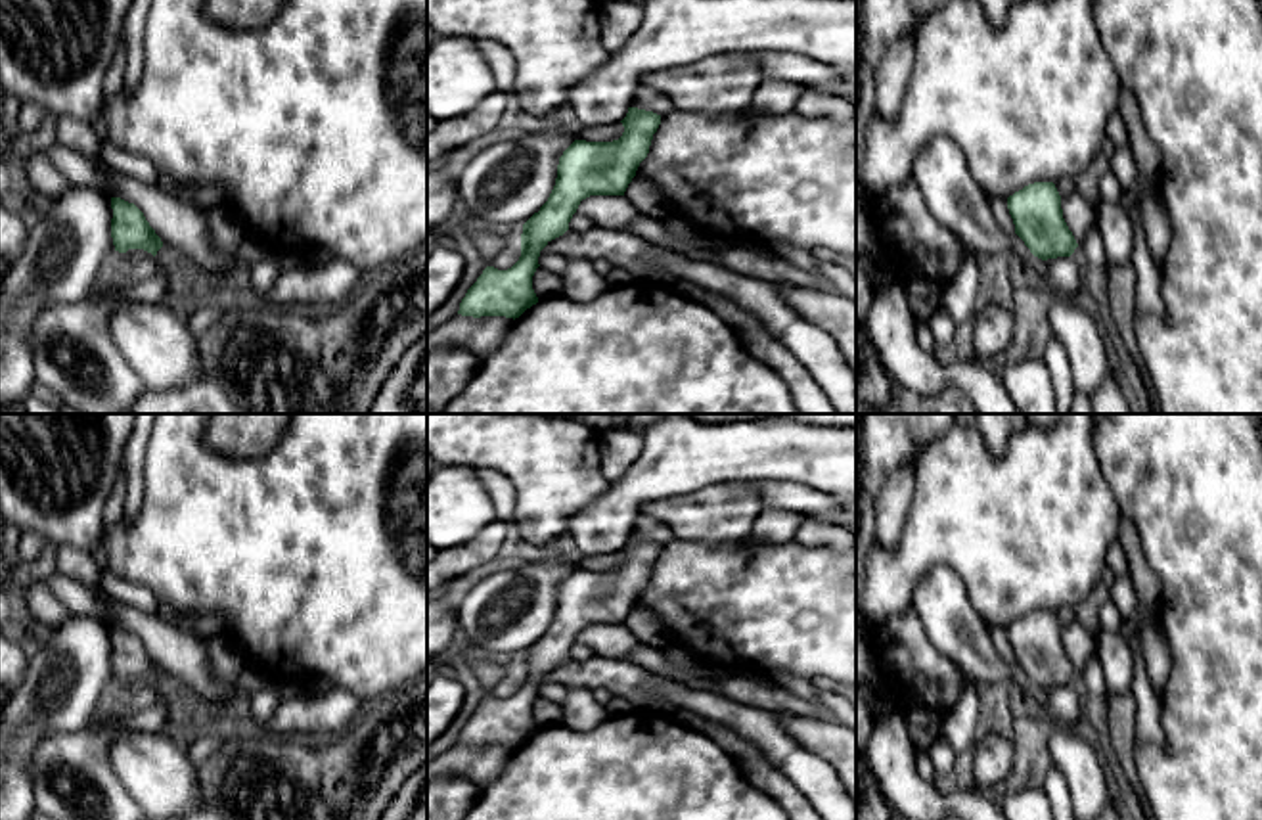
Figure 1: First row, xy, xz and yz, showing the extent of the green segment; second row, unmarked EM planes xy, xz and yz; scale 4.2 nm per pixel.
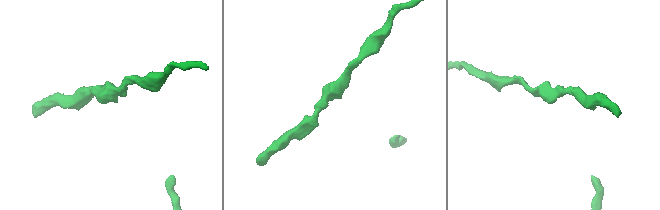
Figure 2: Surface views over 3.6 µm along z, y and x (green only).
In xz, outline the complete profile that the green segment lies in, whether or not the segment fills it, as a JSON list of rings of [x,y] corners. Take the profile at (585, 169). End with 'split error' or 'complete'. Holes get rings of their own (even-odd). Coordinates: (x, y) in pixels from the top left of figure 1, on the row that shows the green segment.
[[[628,107],[624,132],[613,142],[575,140],[559,157],[555,186],[548,201],[525,224],[521,257],[507,268],[486,266],[460,303],[462,316],[519,318],[538,303],[532,289],[540,251],[569,230],[575,213],[594,224],[630,232],[640,211],[624,192],[647,157],[661,115]]]; split error

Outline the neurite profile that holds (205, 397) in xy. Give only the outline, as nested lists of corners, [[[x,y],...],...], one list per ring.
[[[207,379],[188,389],[151,391],[128,414],[239,414],[222,389]]]

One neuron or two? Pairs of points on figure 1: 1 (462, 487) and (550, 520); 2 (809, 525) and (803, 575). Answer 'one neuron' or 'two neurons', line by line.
1: two neurons
2: two neurons

